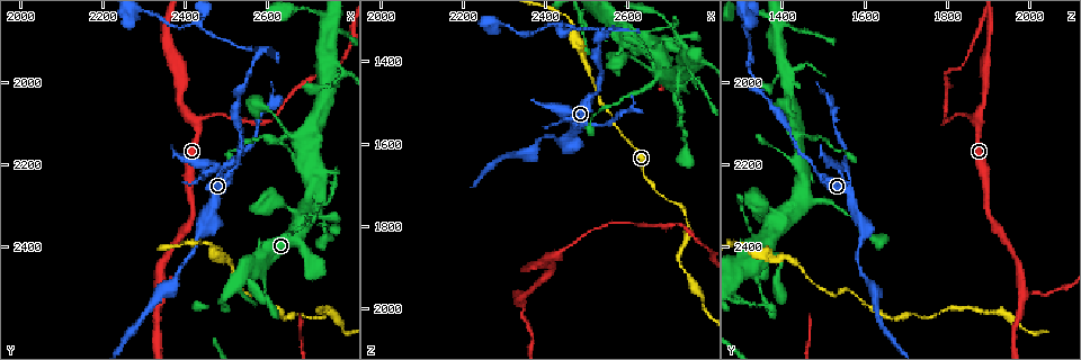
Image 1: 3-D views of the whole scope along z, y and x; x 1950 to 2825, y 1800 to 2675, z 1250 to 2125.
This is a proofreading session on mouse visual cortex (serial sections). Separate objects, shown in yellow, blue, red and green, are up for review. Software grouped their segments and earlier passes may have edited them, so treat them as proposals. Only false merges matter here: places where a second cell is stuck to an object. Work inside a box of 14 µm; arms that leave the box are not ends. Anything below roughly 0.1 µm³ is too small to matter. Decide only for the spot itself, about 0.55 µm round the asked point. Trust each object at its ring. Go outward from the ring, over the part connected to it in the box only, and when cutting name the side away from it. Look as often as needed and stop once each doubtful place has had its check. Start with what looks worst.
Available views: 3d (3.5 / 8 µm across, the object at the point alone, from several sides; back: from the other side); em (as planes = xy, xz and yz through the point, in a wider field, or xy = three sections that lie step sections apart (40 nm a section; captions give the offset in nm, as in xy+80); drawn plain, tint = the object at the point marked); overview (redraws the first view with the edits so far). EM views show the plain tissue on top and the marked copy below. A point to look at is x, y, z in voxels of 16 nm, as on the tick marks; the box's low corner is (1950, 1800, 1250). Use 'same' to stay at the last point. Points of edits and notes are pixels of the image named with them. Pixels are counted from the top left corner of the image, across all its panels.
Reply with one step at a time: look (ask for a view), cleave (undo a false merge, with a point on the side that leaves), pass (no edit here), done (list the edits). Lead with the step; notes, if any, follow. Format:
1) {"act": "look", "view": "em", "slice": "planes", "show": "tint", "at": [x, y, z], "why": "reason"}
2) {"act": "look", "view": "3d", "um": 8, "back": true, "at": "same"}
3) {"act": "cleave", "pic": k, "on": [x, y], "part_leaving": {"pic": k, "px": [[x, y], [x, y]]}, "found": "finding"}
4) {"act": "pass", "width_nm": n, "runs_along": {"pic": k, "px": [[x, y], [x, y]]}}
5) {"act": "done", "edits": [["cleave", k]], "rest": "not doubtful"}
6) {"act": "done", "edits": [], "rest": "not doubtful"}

{"act": "look", "view": "3d", "um": 3.5, "back": true, "at": [2565, 1935, 1315], "why": "sharp bend"}

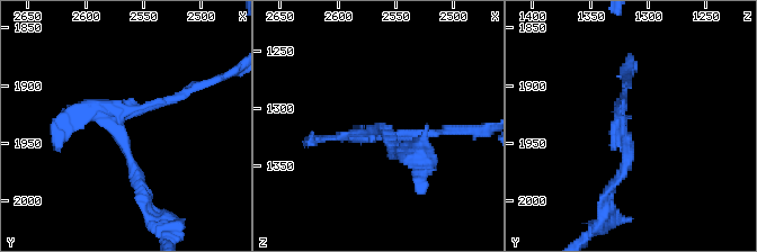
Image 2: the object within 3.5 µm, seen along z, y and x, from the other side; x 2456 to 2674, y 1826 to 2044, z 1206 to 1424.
{"act": "look", "view": "em", "slice": "xy", "step": 5, "show": "tint", "at": [2568, 1934, 1322], "why": "shape alone is not enough"}

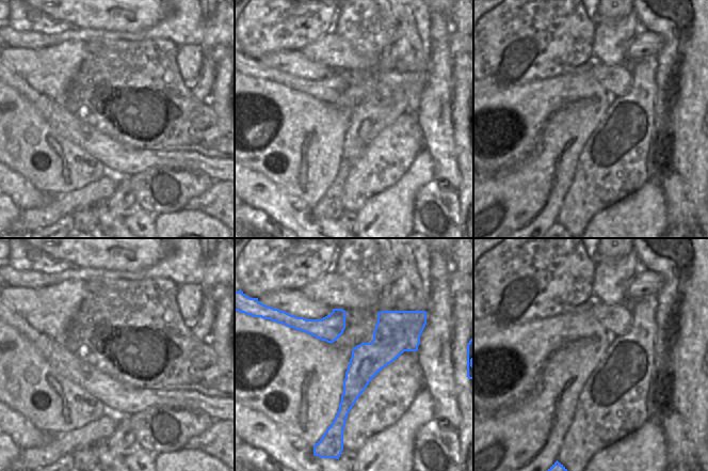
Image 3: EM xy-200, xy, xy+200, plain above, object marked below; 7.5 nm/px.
{"act": "pass", "found": "one cell here"}

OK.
{"act": "look", "view": "3d", "um": 3.5, "at": [2435, 1860, 1310], "why": "thick turns thin"}

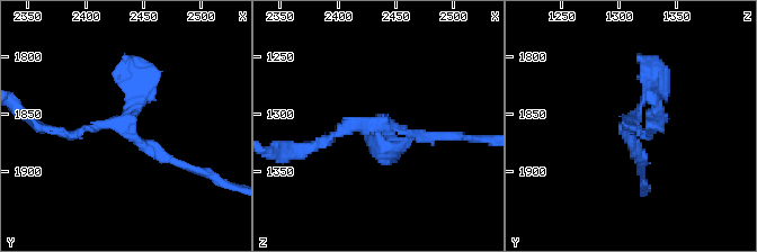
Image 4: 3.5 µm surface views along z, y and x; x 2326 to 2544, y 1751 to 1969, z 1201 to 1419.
{"act": "look", "view": "em", "slice": "planes", "show": "tint", "at": [2434, 1860, 1310], "arms": 3, "arm_widths_nm": [150, 150, 300], "why": "shape alone is not enough"}

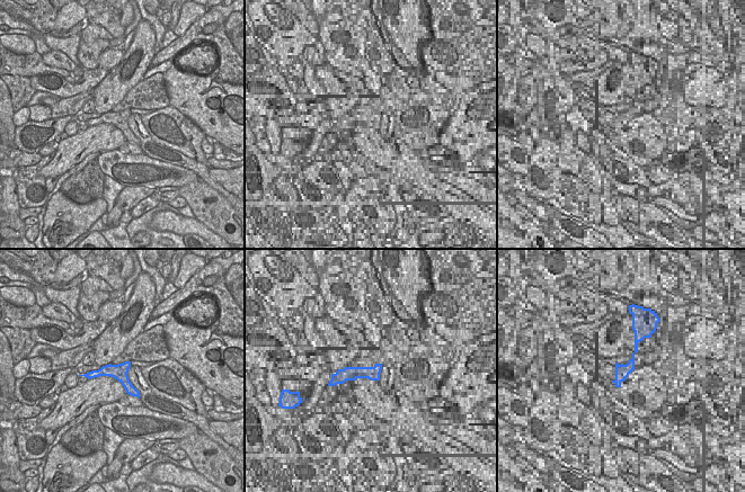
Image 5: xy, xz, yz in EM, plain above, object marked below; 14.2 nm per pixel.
{"act": "pass", "runs_along": {"pic": 5, "px": [[89, 375], [115, 372], [135, 393]]}, "found": "continuous, no second cell"}

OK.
{"act": "look", "view": "3d", "um": 8, "at": [2700, 2300, 1435], "why": "three-way junction"}

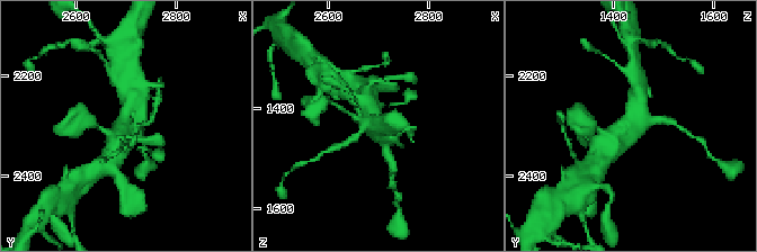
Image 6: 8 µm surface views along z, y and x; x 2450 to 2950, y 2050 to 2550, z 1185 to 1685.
{"act": "look", "view": "3d", "um": 3.5, "at": [2700, 2300, 1440], "why": "closer look"}

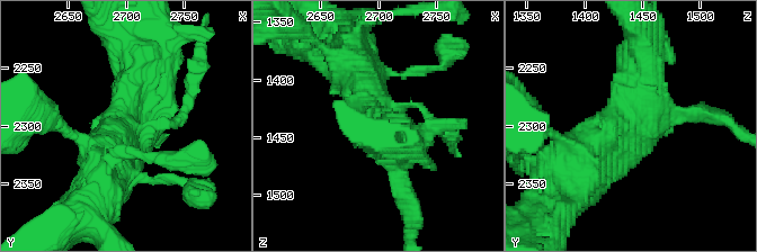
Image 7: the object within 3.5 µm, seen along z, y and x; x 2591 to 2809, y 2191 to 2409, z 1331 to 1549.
{"act": "look", "view": "em", "slice": "xy", "step": 5, "show": "tint", "at": [2700, 2298, 1438], "why": "need the tissue"}

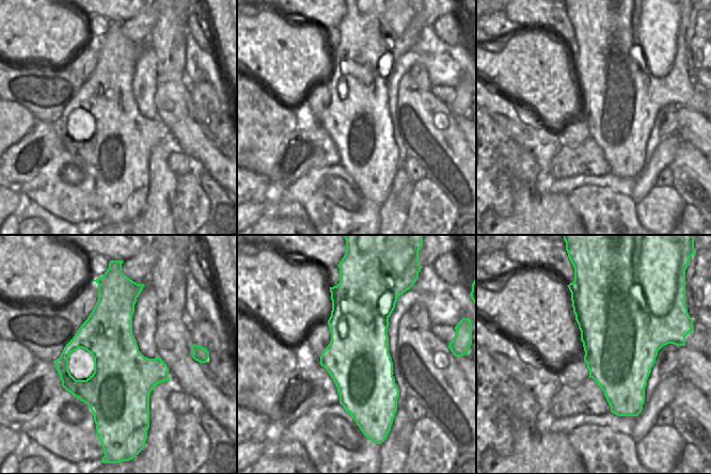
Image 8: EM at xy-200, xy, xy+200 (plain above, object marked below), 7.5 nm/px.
{"act": "pass", "runs_along": {"pic": 7, "px": [[577, 177], [643, 100], [643, 52]]}, "found": "one cell here"}

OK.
{"act": "look", "view": "3d", "um": 3.5, "at": [2345, 2520, 1980]}

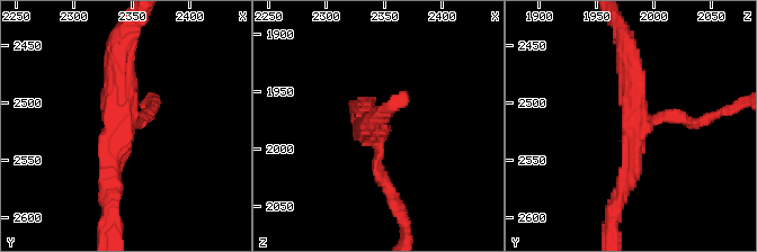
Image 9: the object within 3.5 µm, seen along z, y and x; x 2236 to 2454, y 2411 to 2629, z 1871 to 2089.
{"act": "look", "view": "em", "slice": "xy", "step": 2, "show": "tint", "at": [2340, 2518, 1986], "arms": 3, "arm_widths_nm": [200, 250, 250]}

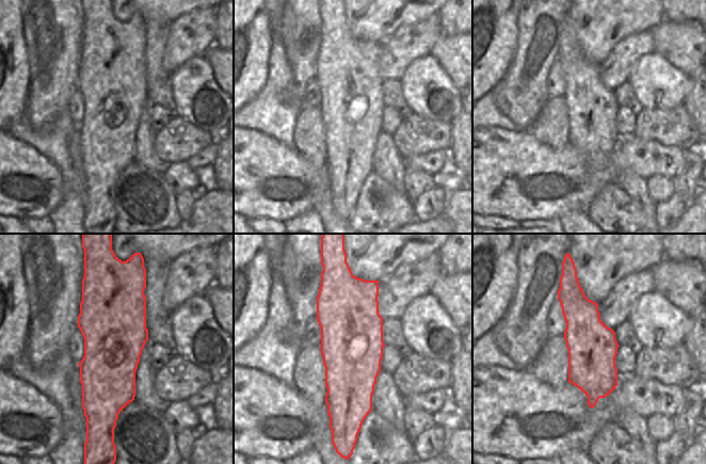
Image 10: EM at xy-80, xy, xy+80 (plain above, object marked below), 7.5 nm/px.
{"act": "pass", "runs_along": {"pic": 9, "px": [[118, 47], [108, 192]]}, "found": "all the same cell"}

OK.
{"act": "done", "edits": [], "rest": "not doubtful"}

